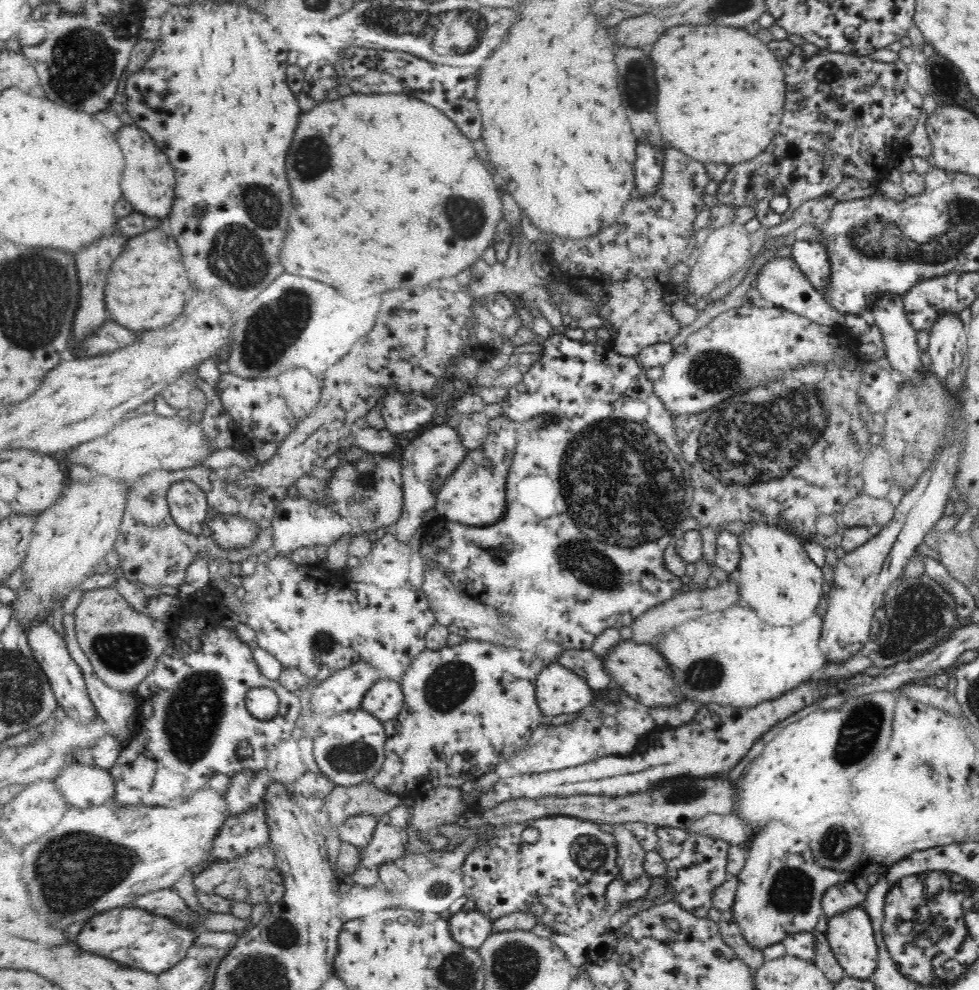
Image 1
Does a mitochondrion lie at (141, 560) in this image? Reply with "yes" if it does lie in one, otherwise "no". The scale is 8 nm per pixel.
no

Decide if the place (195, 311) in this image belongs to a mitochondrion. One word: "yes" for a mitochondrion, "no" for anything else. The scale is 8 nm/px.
no

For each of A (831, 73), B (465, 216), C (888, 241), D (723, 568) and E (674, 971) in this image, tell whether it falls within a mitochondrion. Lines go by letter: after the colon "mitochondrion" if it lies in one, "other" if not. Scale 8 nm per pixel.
A: other
B: mitochondrion
C: mitochondrion
D: other
E: other

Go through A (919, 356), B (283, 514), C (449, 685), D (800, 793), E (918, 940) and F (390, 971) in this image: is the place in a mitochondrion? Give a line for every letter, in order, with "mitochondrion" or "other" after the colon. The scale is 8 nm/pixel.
A: other
B: other
C: mitochondrion
D: other
E: mitochondrion
F: other

